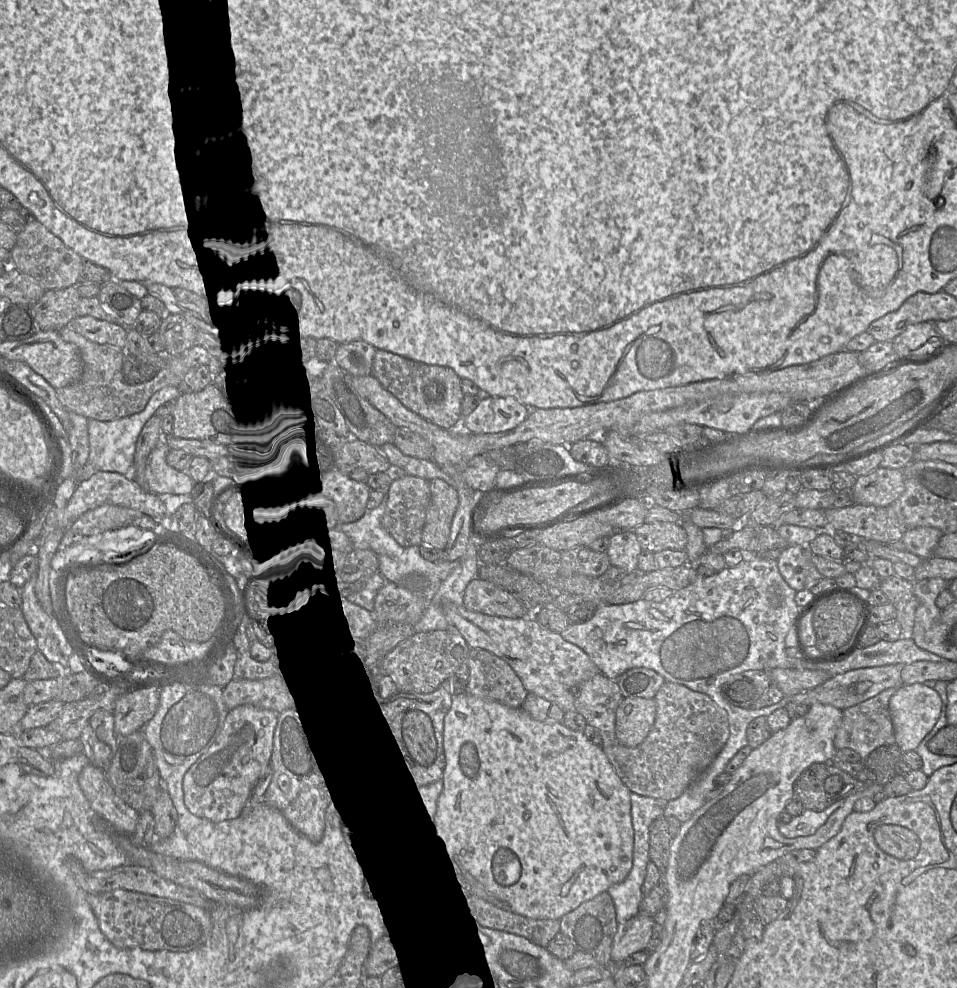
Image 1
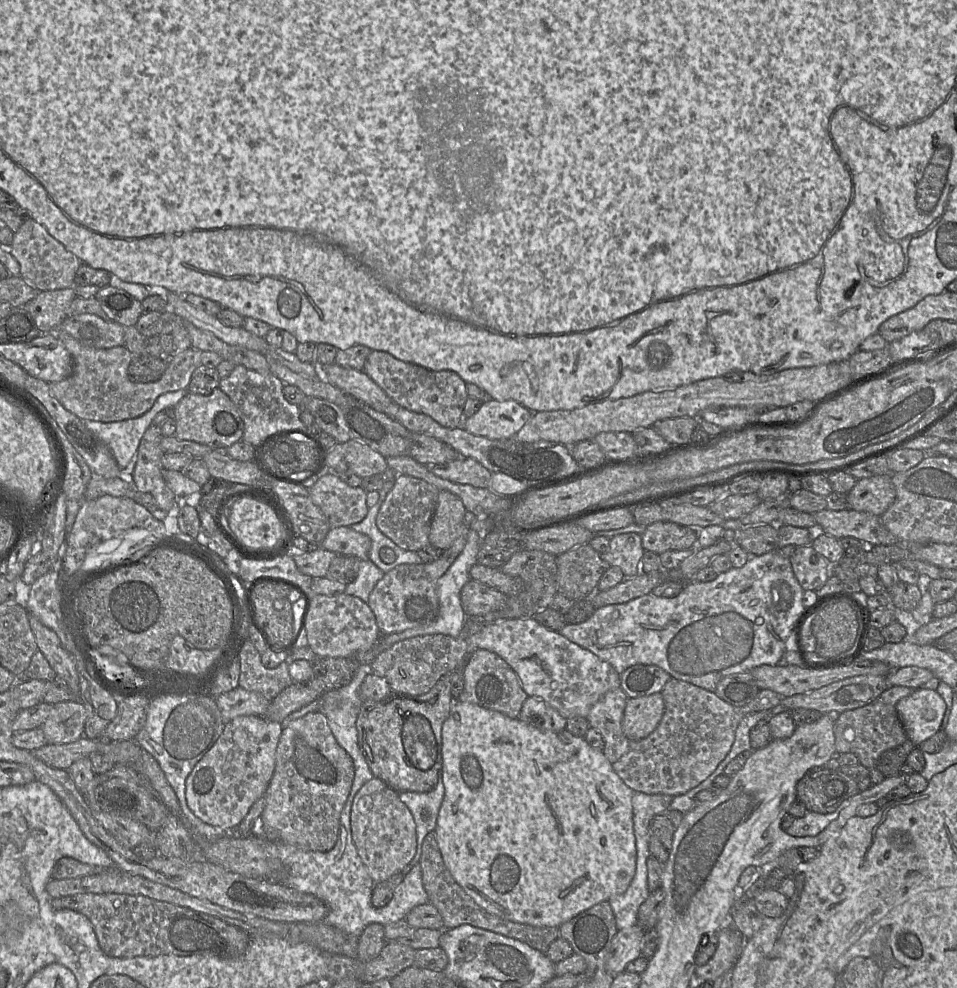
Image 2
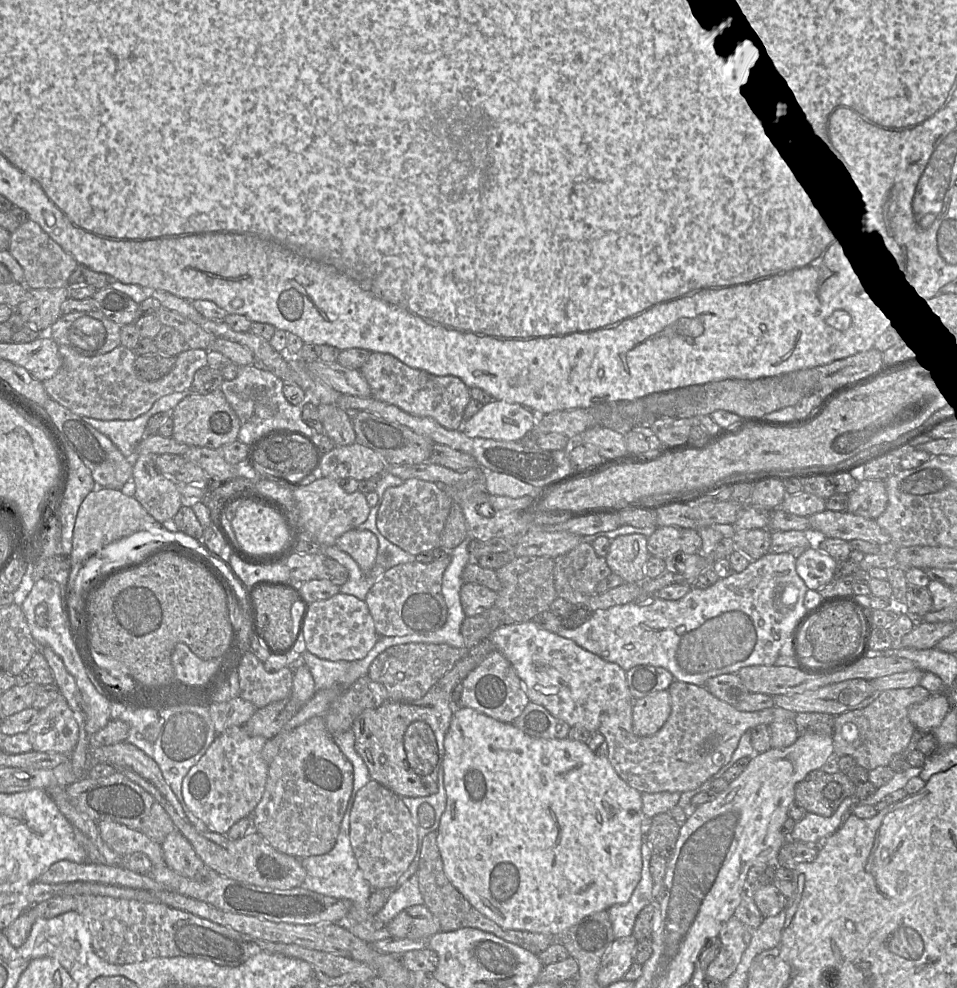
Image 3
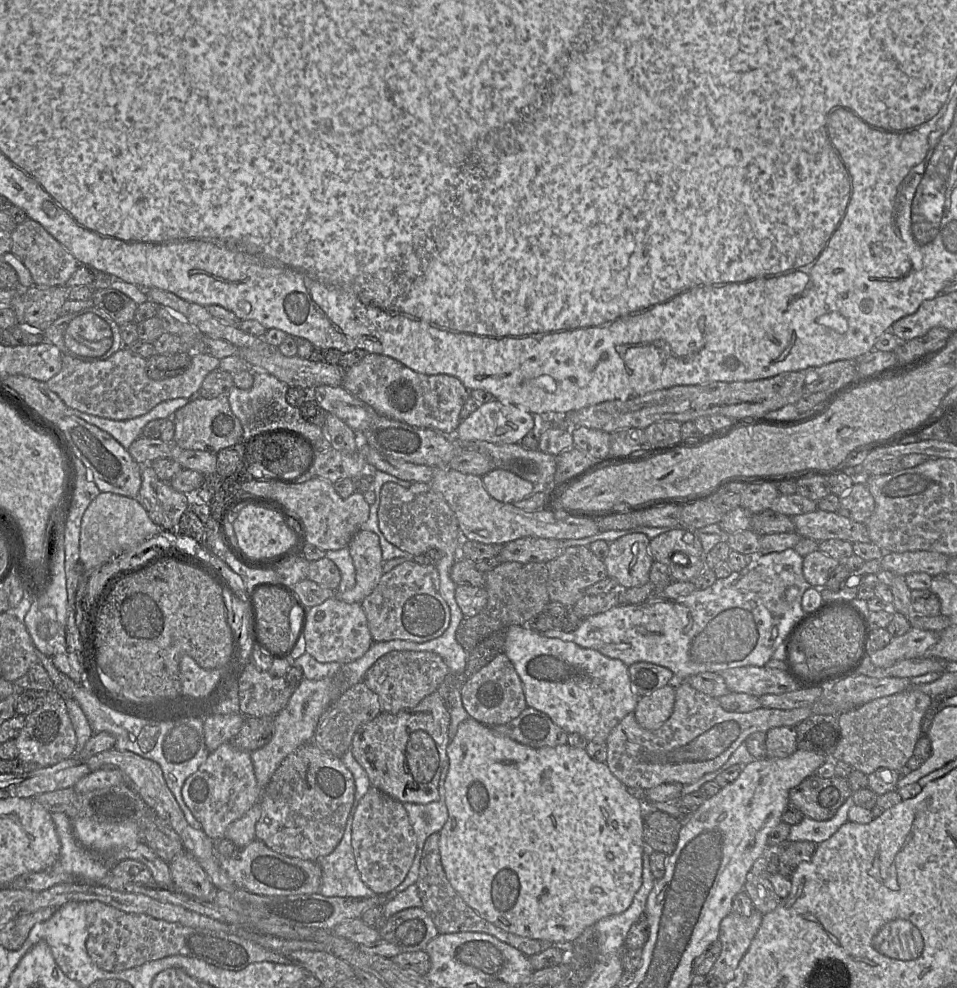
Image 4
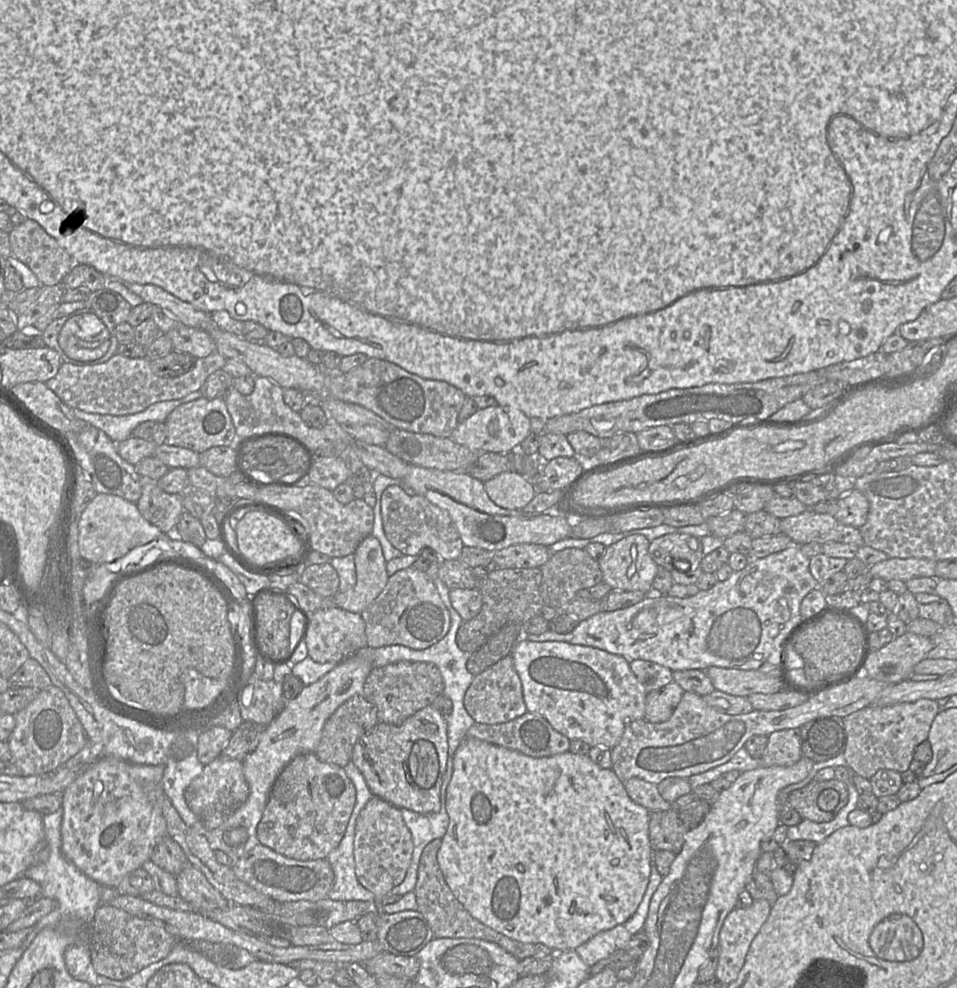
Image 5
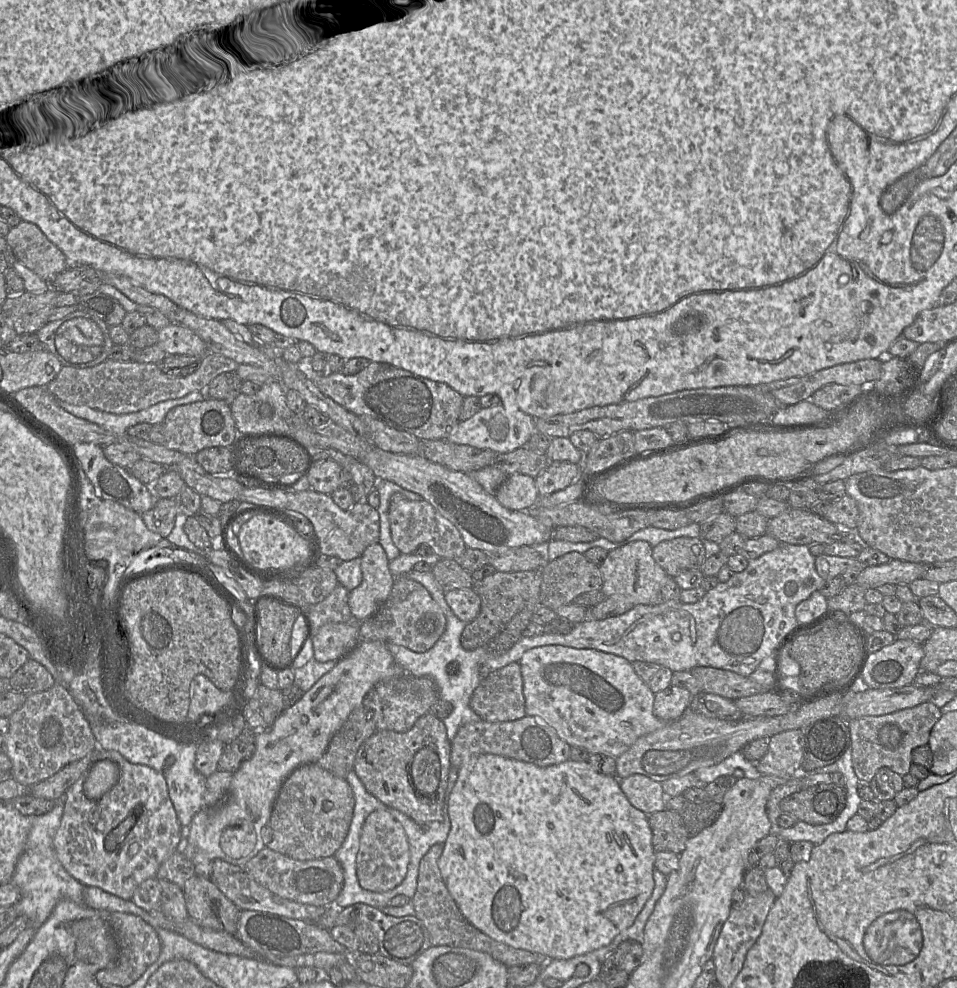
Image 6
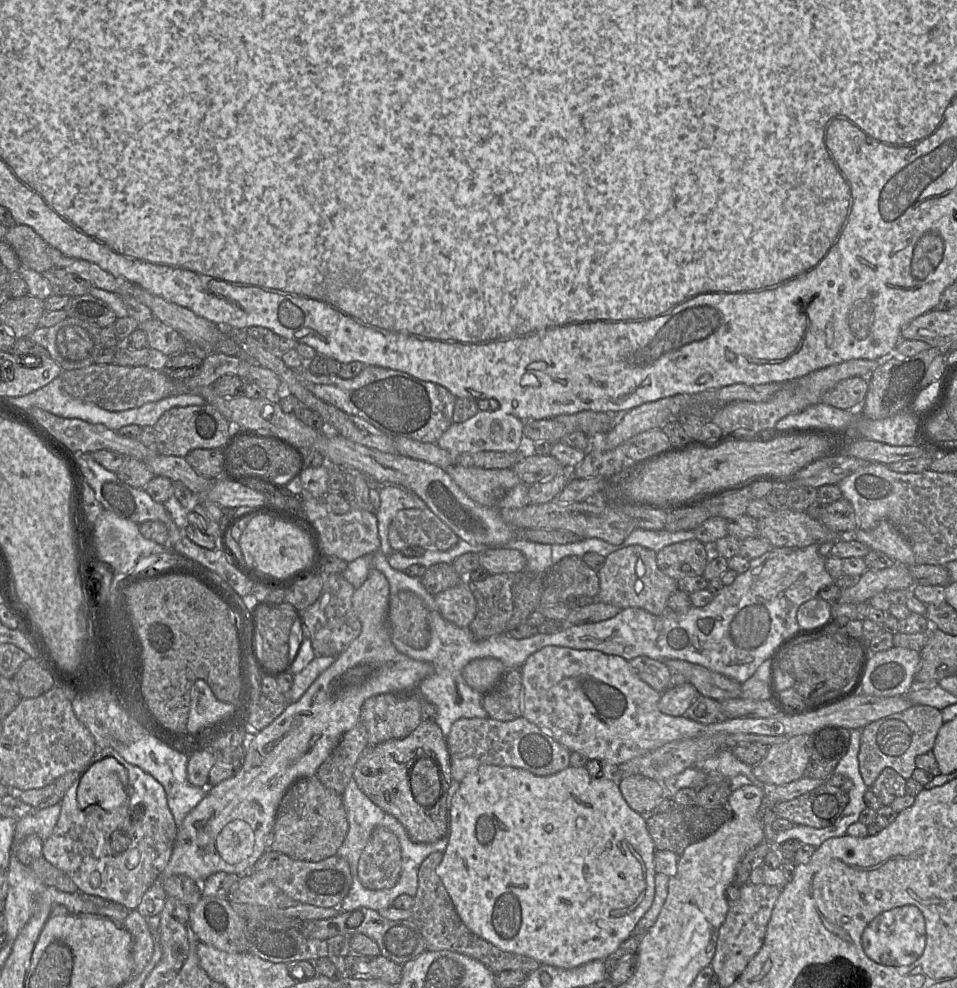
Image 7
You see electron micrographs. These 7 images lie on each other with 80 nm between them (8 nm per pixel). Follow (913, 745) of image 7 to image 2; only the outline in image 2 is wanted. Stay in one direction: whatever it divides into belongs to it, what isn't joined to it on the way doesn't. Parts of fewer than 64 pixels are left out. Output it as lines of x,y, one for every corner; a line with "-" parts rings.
892,686
869,704
835,715
833,731
836,754
853,753
861,765
867,769
875,768
882,753
907,740
907,735
896,710
896,704
900,699
910,695
913,690
915,689
904,686

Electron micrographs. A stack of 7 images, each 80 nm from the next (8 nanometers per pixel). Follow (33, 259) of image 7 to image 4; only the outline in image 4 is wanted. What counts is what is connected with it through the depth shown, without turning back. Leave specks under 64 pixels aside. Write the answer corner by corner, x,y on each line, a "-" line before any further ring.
26,219
11,232
13,253
29,270
37,287
63,286
77,269
79,263
40,223

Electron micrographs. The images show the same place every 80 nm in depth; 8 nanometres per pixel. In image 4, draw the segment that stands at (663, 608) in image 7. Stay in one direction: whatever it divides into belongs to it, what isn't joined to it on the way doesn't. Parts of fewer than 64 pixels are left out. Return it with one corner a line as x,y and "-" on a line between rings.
630,533
608,545
607,556
603,560
607,576
617,583
618,589
628,589
646,584
653,559
649,552
649,539
643,533

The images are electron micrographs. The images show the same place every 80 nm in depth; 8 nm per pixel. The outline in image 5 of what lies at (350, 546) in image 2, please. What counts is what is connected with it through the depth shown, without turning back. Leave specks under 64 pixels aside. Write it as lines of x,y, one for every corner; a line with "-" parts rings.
372,534
360,543
353,555
356,584
332,598
335,606
361,614
383,591
389,576
382,547

